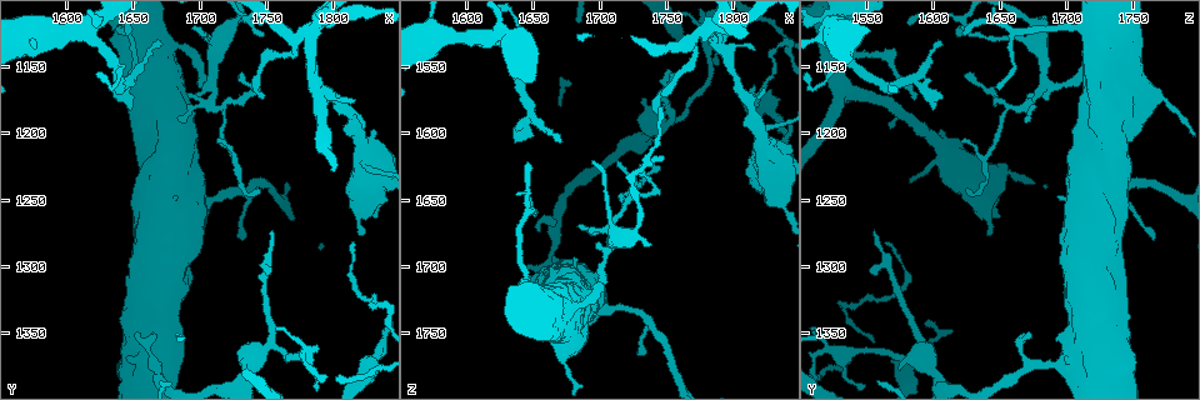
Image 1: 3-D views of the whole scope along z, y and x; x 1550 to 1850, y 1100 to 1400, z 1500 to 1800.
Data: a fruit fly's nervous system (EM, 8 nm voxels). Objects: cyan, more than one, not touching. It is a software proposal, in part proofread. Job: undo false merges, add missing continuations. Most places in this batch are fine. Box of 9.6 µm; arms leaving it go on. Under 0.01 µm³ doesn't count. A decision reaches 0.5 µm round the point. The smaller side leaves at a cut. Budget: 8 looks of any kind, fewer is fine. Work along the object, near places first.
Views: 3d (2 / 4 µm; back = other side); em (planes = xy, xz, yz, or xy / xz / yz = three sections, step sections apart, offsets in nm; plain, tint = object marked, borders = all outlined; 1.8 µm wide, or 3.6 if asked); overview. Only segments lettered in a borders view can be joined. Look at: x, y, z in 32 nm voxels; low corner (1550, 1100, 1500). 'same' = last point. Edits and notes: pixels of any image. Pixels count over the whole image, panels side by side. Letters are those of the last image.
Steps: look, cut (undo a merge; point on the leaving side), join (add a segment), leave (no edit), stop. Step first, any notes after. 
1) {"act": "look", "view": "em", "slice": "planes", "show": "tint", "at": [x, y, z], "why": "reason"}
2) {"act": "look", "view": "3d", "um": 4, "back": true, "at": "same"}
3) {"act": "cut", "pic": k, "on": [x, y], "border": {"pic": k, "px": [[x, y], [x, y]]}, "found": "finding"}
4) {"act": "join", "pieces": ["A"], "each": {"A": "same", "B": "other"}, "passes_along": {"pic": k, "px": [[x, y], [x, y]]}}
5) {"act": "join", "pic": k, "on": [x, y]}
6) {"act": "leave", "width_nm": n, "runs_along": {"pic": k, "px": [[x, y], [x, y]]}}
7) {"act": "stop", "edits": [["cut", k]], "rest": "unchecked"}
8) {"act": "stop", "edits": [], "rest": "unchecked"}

{"act": "look", "view": "em", "slice": "planes", "show": "borders", "at": [1828, 1372, 1578], "why": "thick turns thin"}

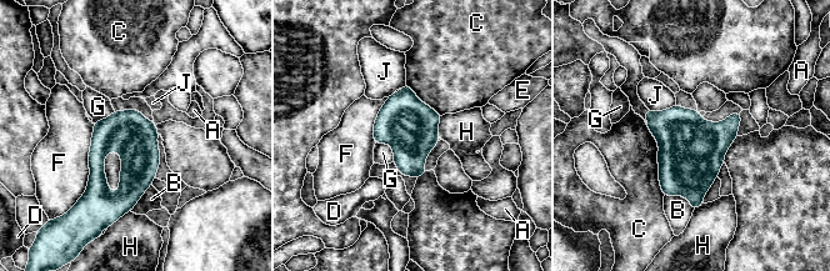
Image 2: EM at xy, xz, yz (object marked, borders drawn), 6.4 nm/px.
{"act": "leave", "each": {"A": "other", "B": "other", "C": "other", "D": "other", "E": "other", "F": "other", "G": "other", "H": "other", "J": "other"}, "border": {"pic": 2, "px": [[375, 142], [386, 142], [394, 161]]}, "found": "one neuron here"}

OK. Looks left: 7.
{"act": "look", "view": "em", "slice": "xz", "step": 16, "show": "borders", "at": [1754, 1356, 1594]}

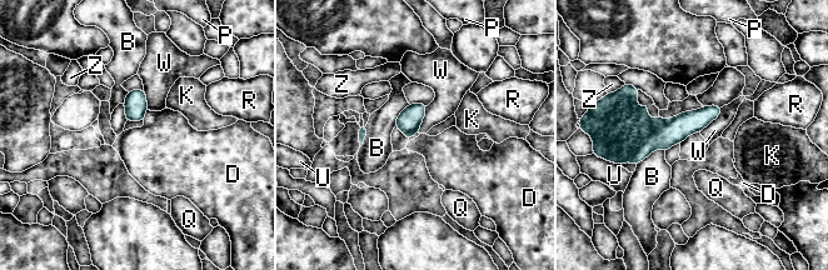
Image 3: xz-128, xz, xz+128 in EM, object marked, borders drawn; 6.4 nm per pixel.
{"act": "leave", "width_nm": 30, "each": {"B": "other", "D": "other", "K": "other", "P": "other", "Q": "other", "R": "other", "U": "other", "W": "other", "Z": "other"}, "border": {"pic": 3, "px": [[723, 106], [721, 113], [699, 131]]}, "found": "continuous, no second neuron"}

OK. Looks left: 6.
{"act": "look", "view": "em", "slice": "xz", "step": 8, "show": "tint", "at": [1646, 1184, 1598], "why": "branch stops here"}

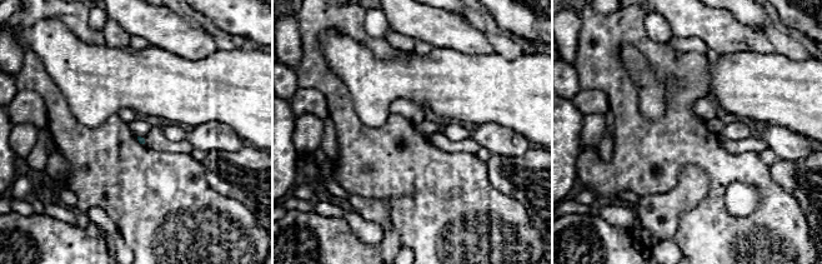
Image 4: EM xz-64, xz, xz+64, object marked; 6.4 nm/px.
{"act": "look", "view": "em", "slice": "planes", "show": "borders", "at": "same"}

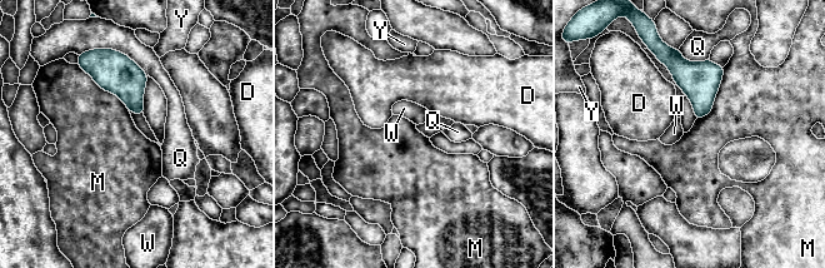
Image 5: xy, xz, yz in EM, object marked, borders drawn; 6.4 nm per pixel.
{"act": "leave", "each": {"D": "other", "M": "other", "Q": "other", "W": "other", "Y": "other"}, "border": {"pic": 5, "px": [[724, 66], [713, 108], [696, 119]]}, "found": "none of them fits"}

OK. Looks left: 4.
{"act": "look", "view": "3d", "um": 4, "back": true, "at": [1580, 1126, 1526], "why": "abrupt turn"}

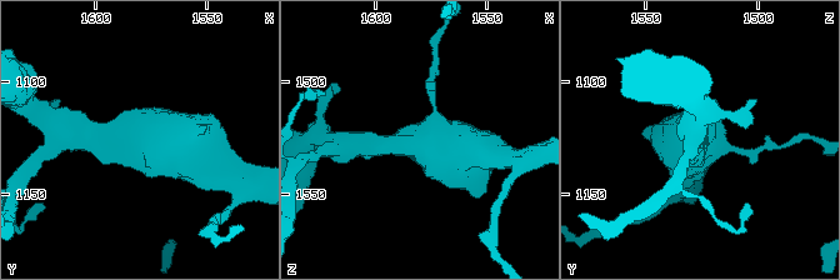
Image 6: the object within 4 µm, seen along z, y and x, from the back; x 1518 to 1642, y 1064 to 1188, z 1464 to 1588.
{"act": "look", "view": "em", "um": 3.6, "slice": "planes", "show": "tint", "at": [1577, 1125, 1528], "why": "now the EM"}

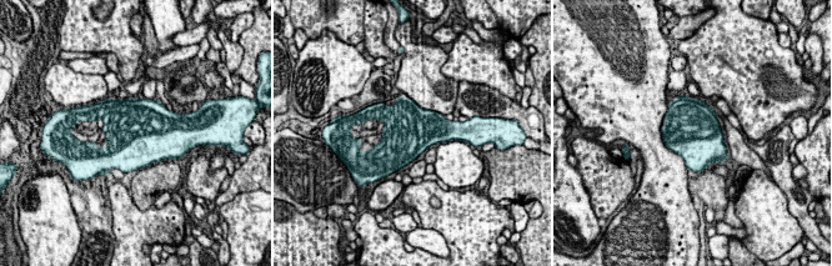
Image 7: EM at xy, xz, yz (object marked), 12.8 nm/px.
{"act": "look", "view": "em", "um": 3.6, "slice": "planes", "show": "borders", "at": "same"}

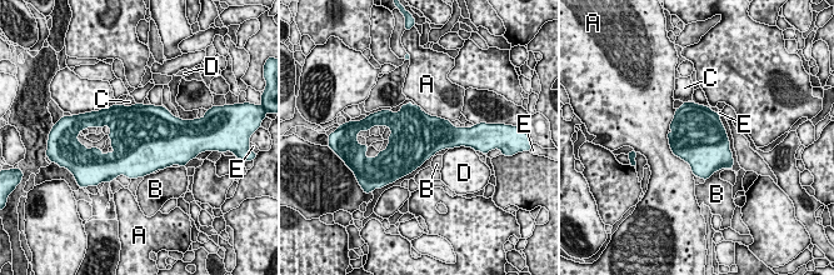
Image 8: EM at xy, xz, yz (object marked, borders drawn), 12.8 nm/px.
{"act": "leave", "longest_contact_nm": ["A", 650], "each": {"A": "other", "B": "other", "C": "other", "D": "other", "E": "other"}, "found": "continuous, no second neuron"}

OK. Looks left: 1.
{"act": "stop", "edits": [], "rest": "unchecked"}

